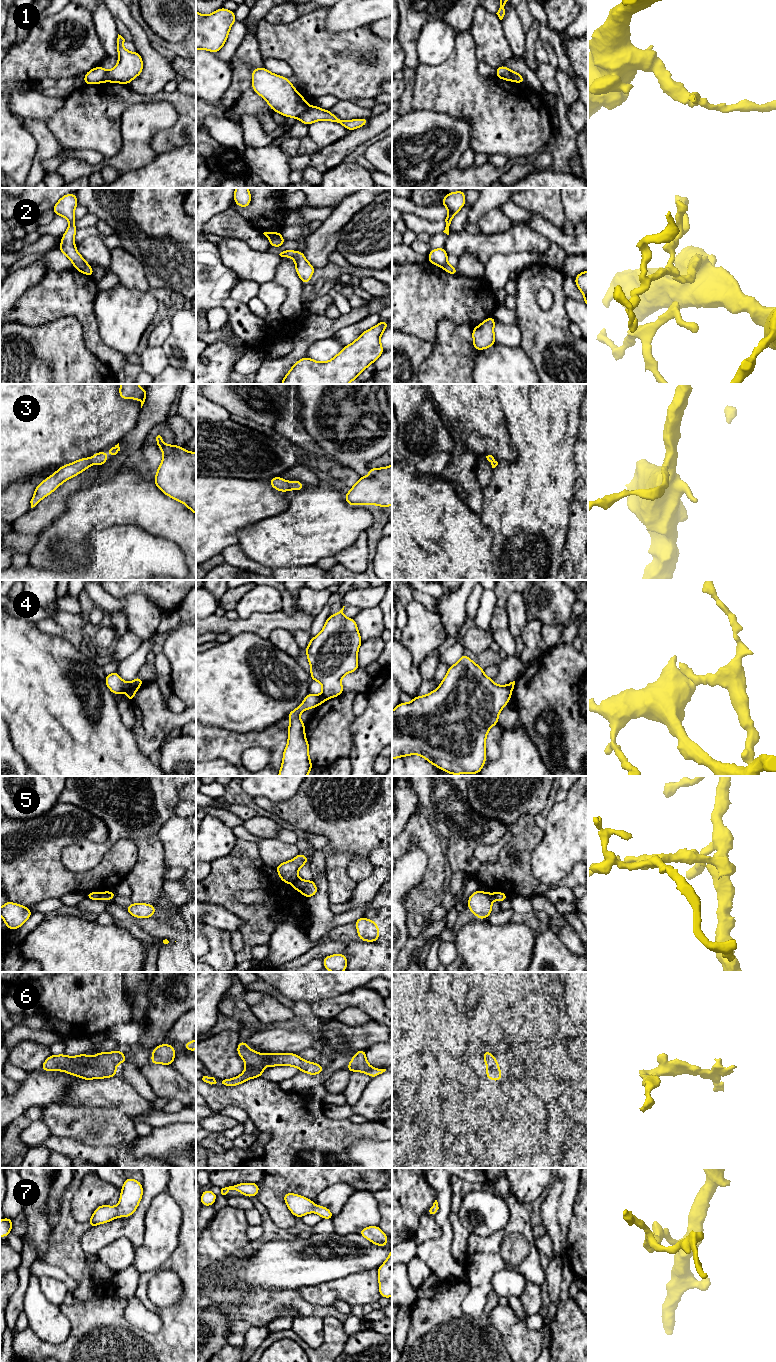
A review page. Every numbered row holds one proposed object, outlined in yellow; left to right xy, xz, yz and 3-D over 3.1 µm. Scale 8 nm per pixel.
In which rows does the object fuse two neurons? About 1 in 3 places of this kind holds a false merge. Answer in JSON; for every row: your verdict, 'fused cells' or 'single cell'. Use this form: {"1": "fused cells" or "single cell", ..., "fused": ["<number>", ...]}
{"1": "fused cells", "2": "fused cells", "3": "single cell", "4": "fused cells", "5": "fused cells", "6": "single cell", "7": "single cell", "fused": ["1", "2", "4", "5"]}

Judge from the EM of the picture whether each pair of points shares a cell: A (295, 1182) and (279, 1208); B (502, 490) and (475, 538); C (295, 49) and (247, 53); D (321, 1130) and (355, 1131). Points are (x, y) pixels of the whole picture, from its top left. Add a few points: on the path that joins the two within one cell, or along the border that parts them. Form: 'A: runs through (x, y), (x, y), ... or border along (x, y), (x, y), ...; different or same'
A: runs through (287, 1185), (279, 1193), (279, 1200); same
B: border along (479, 517), (480, 521), (492, 534), (492, 546); different
C: border along (255, 35), (258, 41), (259, 53), (264, 58); different
D: runs through (329, 1131), (347, 1131); same

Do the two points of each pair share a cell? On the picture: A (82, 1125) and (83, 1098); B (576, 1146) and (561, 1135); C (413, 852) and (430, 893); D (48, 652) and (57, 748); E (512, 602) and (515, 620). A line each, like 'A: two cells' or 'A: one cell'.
A: two cells
B: two cells
C: two cells
D: one cell
E: one cell

